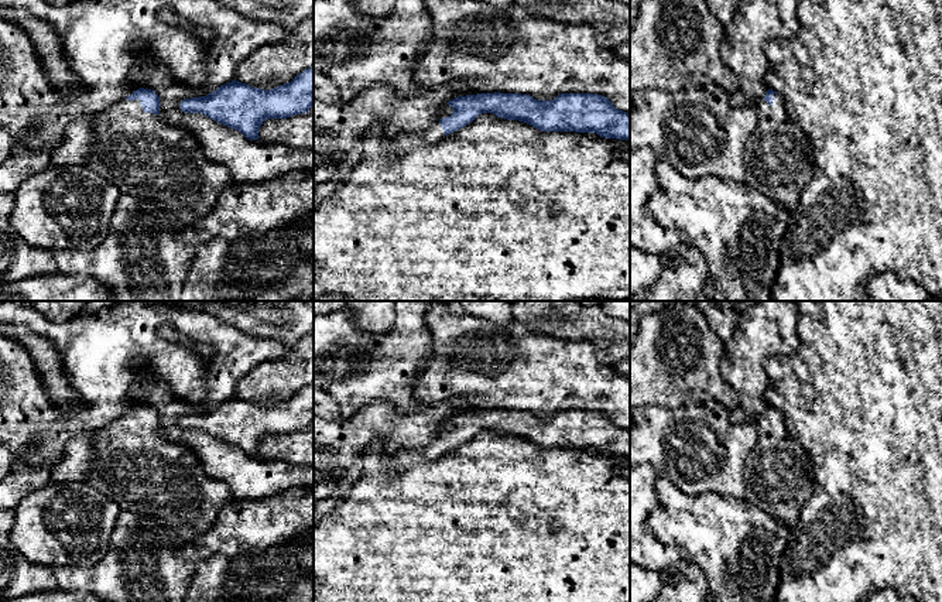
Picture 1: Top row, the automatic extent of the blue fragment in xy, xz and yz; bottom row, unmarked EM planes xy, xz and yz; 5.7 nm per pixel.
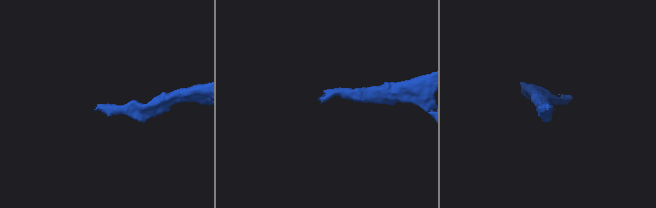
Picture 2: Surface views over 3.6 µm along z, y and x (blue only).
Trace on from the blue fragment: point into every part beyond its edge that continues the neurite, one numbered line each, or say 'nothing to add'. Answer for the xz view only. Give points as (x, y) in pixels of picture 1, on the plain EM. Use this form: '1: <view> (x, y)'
1: xz (435, 450)

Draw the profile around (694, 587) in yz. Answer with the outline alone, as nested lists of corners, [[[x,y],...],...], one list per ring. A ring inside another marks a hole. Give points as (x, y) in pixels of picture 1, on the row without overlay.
[[[686,562],[681,579],[671,585],[662,584],[660,595],[652,602],[705,602],[710,596],[709,581],[698,564]]]

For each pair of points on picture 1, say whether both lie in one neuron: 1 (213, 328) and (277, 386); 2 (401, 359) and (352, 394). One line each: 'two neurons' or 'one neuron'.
1: two neurons
2: one neuron

